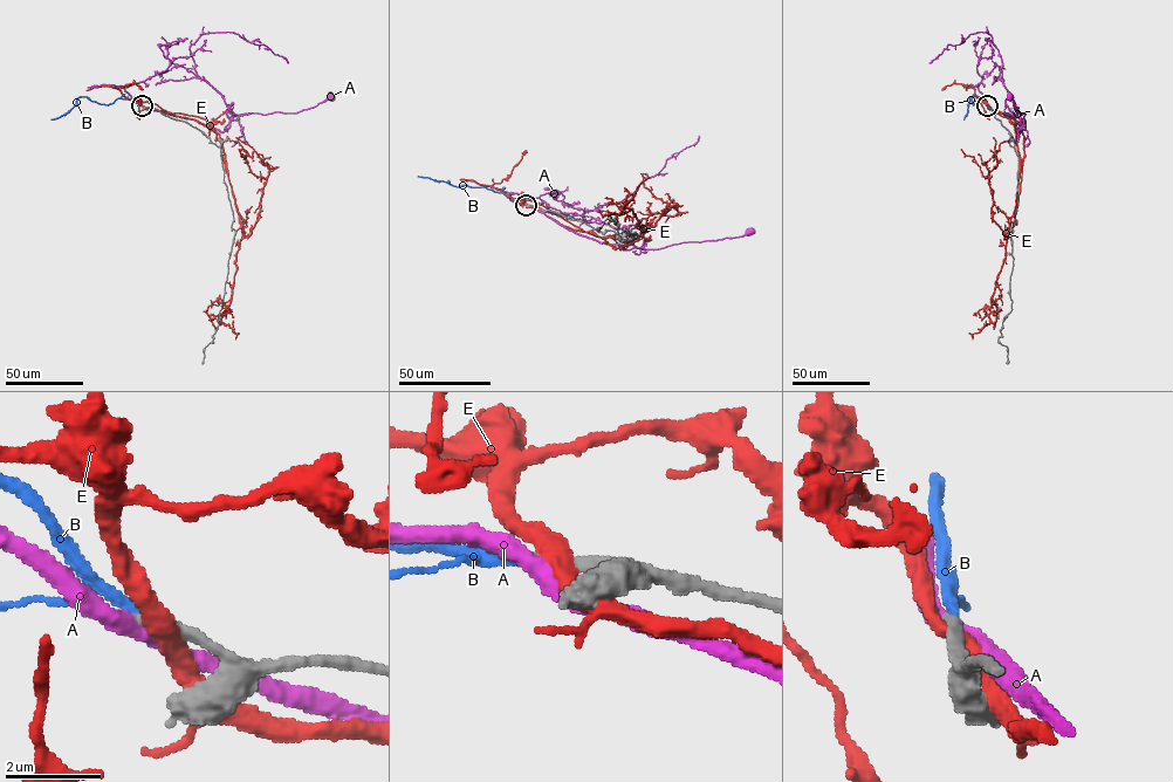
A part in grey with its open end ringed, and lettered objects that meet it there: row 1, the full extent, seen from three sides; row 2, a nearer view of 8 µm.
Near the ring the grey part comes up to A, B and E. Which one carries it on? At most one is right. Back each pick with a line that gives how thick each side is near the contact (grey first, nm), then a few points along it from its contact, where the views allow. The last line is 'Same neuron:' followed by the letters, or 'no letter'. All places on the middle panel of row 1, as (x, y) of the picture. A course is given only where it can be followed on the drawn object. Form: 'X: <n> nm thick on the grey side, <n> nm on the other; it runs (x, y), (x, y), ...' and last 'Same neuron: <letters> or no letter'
B: 280 nm thick on the grey side, 190 nm on the other; it runs (526, 205), (486, 187), (452, 185), (417, 176)
Same neuron: B

